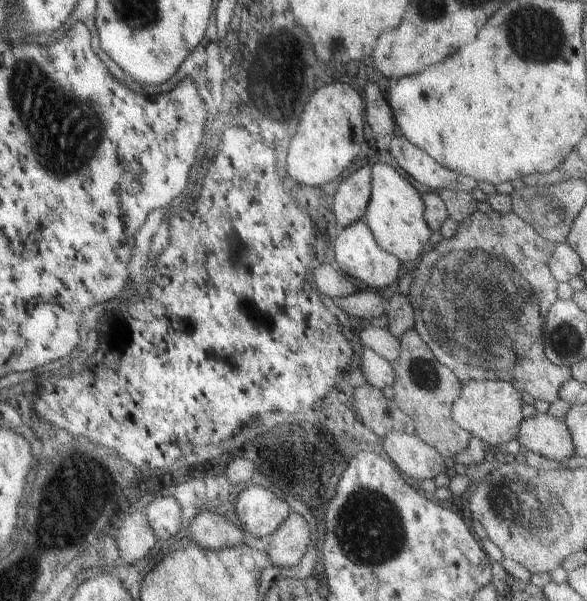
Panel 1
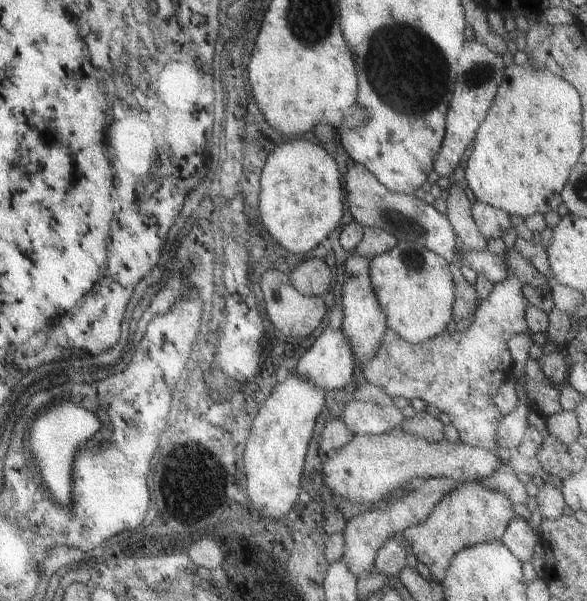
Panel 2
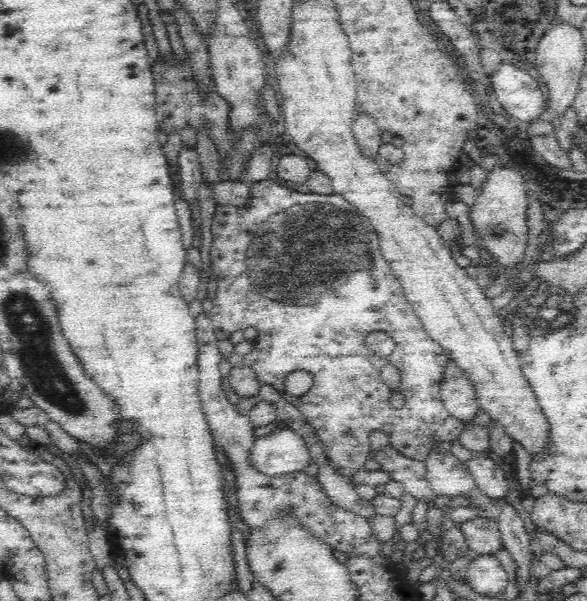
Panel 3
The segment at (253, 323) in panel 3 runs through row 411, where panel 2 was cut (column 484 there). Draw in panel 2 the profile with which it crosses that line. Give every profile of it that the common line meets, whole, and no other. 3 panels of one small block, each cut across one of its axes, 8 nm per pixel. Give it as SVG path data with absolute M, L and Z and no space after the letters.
M507 270L507 278L495 283L491 292L487 294L487 298L478 302L473 321L463 332L456 330L447 332L445 329L441 334L437 334L425 342L411 344L401 340L393 330L386 328L373 358L369 358L369 362L365 362L365 366L361 366L361 376L363 376L364 382L377 386L387 398L397 396L403 396L407 400L419 398L426 406L435 406L447 416L449 423L457 430L459 441L467 446L495 451L497 448L495 430L502 414L495 408L491 397L503 382L503 378L510 374L514 364L505 342L513 334L528 332L524 319L528 302L521 294L522 288L522 283L515 274L511 270Z

